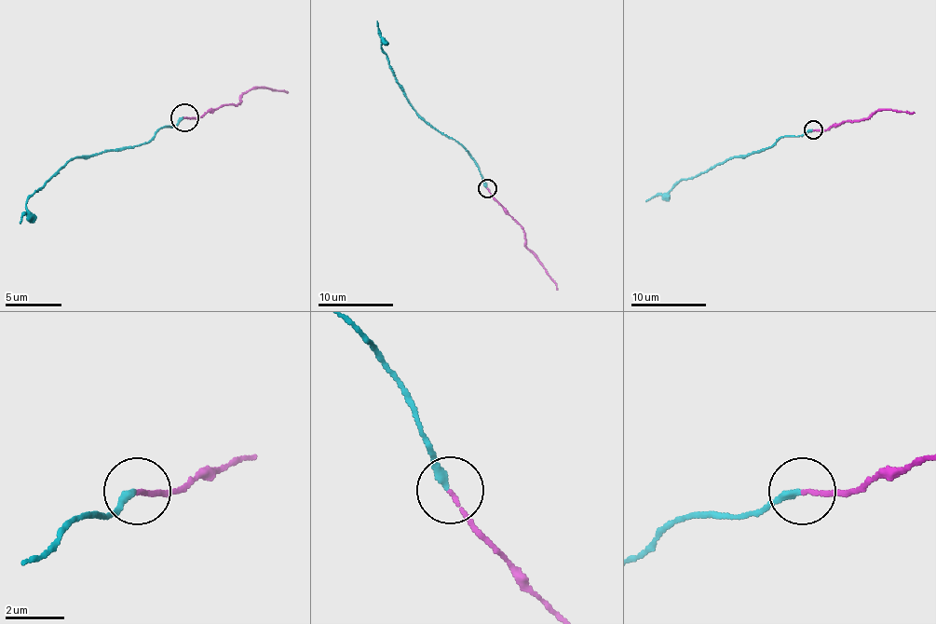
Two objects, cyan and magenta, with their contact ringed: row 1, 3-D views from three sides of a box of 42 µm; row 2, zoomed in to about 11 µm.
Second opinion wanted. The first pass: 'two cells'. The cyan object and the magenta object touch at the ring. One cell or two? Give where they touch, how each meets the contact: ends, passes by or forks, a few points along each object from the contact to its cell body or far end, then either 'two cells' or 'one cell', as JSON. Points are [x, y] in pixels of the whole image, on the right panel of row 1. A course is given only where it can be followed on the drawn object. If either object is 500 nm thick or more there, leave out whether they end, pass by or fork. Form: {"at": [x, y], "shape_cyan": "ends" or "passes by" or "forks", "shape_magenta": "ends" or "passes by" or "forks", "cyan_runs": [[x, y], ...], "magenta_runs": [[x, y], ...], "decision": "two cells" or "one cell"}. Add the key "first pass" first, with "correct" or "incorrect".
{"first pass": "correct", "at": [813, 129], "shape_cyan": "ends", "shape_magenta": "ends", "cyan_runs": [[814, 129], [730, 157], [645, 201]], "magenta_runs": [[814, 129], [829, 129], [868, 119], [877, 110], [914, 112]], "decision": "two cells"}

